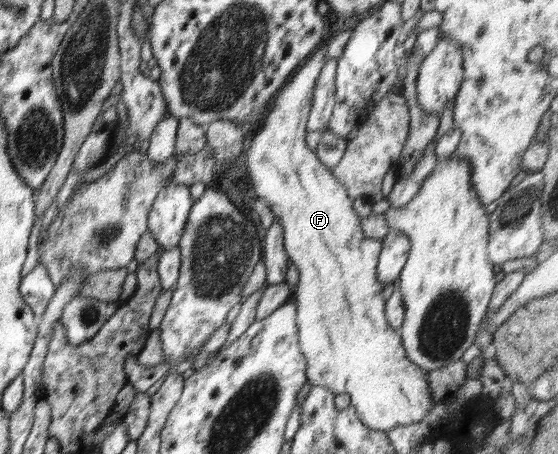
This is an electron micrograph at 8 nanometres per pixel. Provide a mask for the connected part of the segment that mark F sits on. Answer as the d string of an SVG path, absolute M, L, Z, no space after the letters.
M335 23L326 42L312 52L282 85L282 91L275 96L272 105L268 105L259 125L247 138L244 167L255 196L266 201L279 219L285 239L285 252L292 266L299 271L299 282L293 288L292 296L297 303L298 341L307 359L308 382L312 386L324 387L334 395L348 394L350 406L358 412L360 421L372 430L387 433L400 425L420 423L432 410L433 400L428 387L427 371L407 359L402 347L401 332L386 319L383 283L377 278L377 261L383 239L364 237L359 226L362 218L352 208L353 199L348 197L344 184L332 176L332 170L320 163L314 151L307 148L307 119L316 80L326 63L327 45L341 33Z

